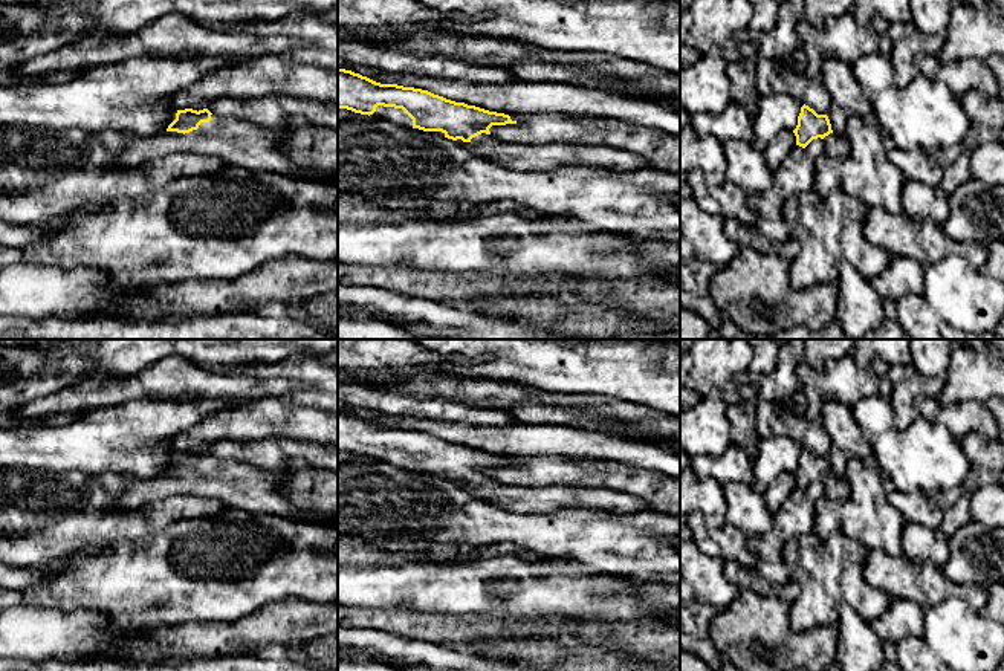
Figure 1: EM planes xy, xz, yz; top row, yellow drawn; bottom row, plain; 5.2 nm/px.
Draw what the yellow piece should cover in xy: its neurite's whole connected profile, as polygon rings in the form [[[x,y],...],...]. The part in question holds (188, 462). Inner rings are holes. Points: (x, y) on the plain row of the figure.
[[[177,452],[176,462],[164,475],[130,481],[118,495],[122,509],[156,504],[170,497],[197,495],[219,498],[228,507],[254,515],[274,515],[296,521],[335,526],[336,515],[319,515],[296,509],[284,495],[287,477],[280,471],[264,471],[231,459],[203,452]]]

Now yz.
[[[805,446],[801,449],[798,468],[793,475],[796,478],[796,488],[802,491],[813,481],[821,480],[824,483],[824,495],[837,504],[850,495],[850,485],[845,477],[834,477],[828,459],[818,457]]]

